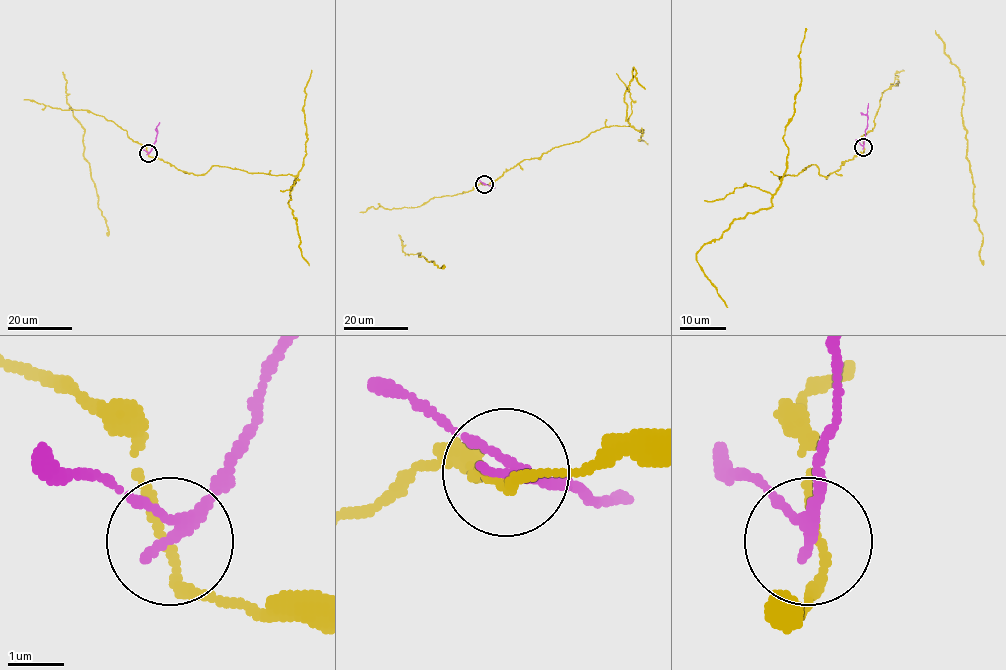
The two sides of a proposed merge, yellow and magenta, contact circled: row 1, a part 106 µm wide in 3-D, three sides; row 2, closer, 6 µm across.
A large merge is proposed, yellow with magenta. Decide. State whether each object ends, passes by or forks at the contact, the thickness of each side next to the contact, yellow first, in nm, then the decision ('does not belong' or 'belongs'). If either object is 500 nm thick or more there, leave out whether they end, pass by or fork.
yellow passes by; magenta passes by; 150 nm thick on the yellow side, 190 nm on the other; does not belong

